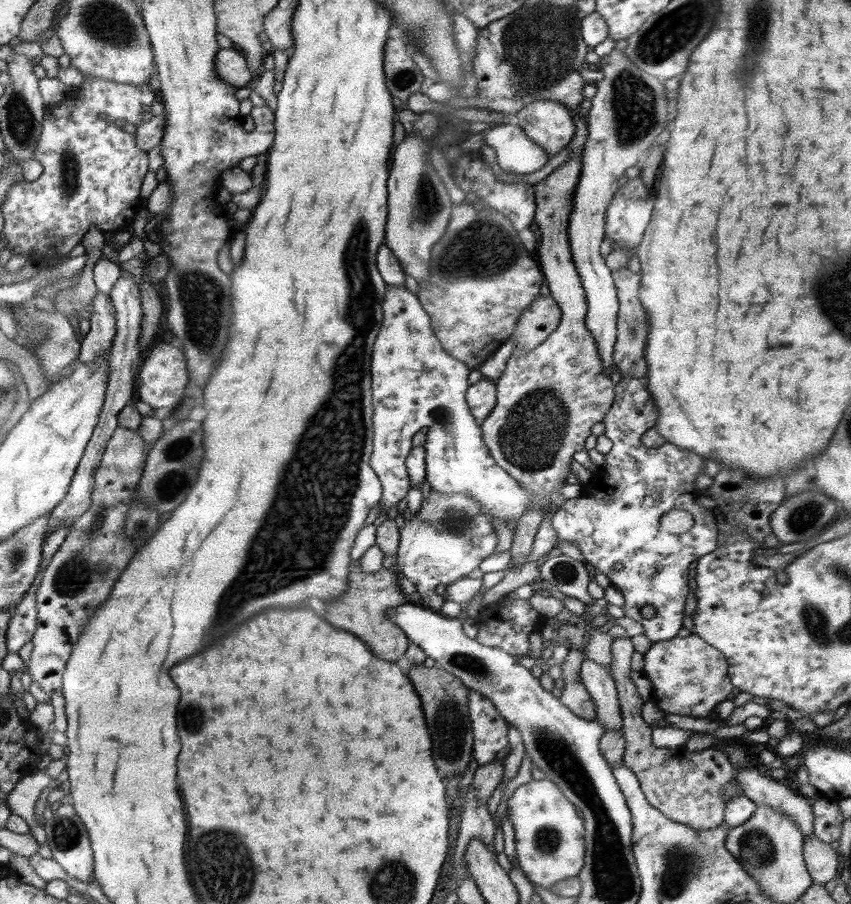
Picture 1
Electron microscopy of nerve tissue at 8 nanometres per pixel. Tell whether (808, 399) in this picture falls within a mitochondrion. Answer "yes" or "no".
no

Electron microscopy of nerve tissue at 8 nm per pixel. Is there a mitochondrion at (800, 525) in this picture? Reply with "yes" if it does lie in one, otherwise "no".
no

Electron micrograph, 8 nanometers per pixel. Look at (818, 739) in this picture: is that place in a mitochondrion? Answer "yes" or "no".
no

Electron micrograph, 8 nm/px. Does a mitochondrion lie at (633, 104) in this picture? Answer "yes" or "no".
yes

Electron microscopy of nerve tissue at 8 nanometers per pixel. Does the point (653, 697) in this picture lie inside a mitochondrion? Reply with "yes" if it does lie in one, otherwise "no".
no

